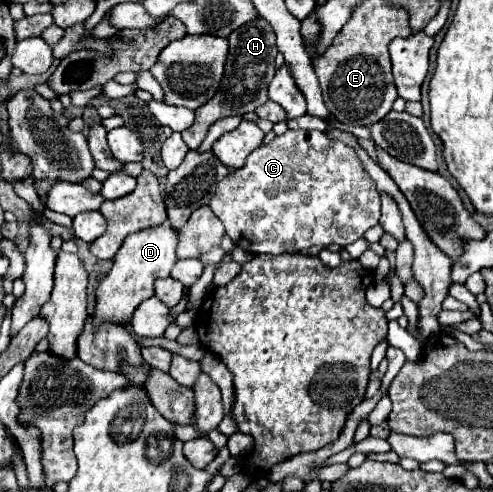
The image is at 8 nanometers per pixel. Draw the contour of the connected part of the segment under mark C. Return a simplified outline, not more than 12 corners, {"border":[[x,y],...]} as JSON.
{"border":[[286,131],[218,183],[246,253],[344,247],[378,225],[352,147]]}

